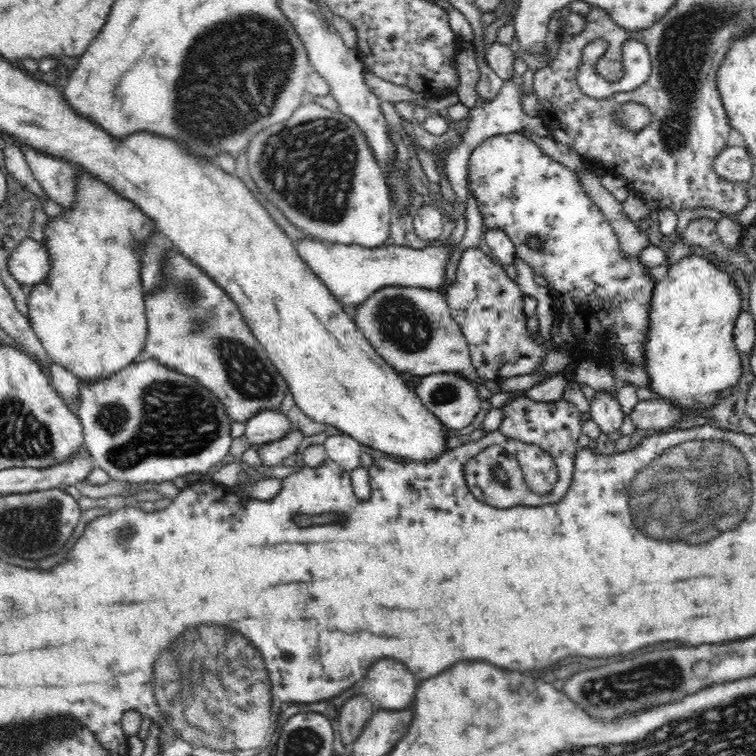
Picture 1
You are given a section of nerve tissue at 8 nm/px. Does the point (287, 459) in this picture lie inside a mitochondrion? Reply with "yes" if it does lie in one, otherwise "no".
no

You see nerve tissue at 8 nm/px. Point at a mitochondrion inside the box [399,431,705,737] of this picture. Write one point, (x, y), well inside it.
(640, 683)

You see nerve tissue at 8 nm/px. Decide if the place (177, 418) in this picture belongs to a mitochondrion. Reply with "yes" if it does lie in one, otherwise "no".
yes

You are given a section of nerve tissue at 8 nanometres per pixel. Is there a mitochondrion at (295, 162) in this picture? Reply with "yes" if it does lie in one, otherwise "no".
yes

